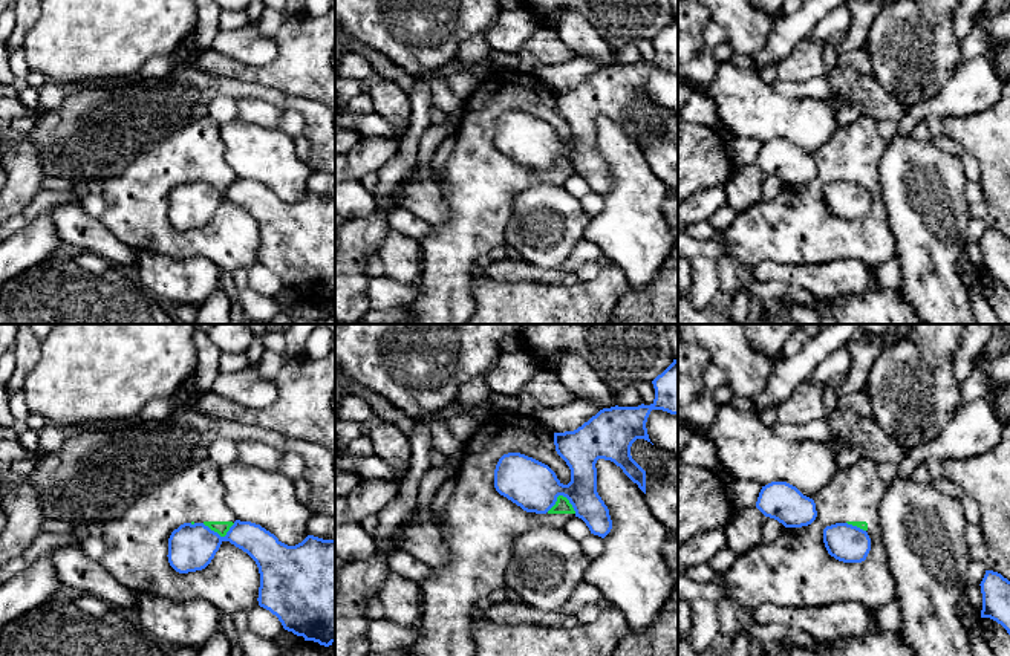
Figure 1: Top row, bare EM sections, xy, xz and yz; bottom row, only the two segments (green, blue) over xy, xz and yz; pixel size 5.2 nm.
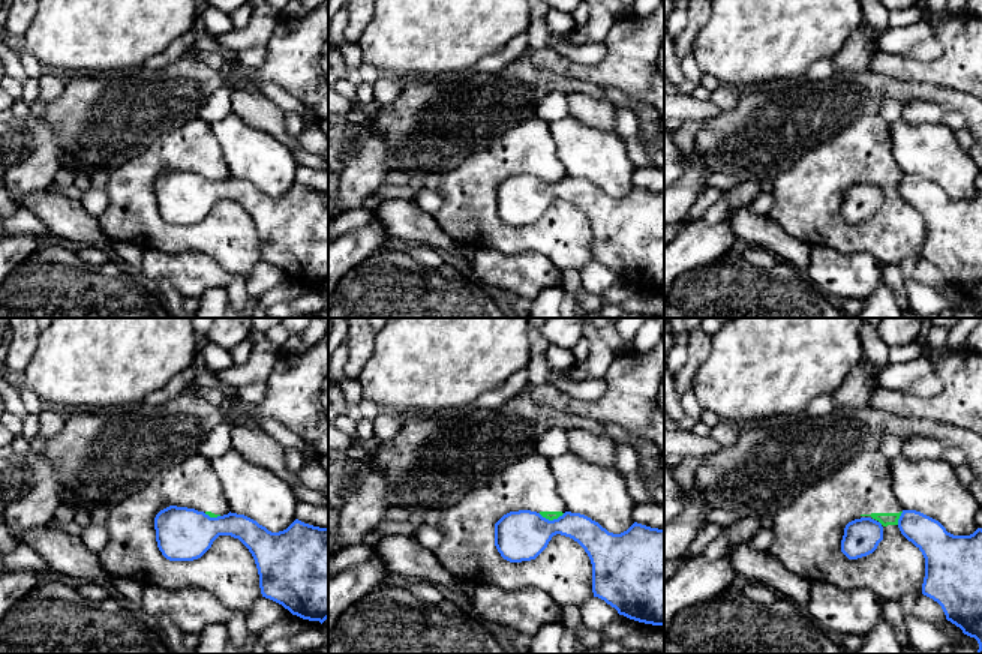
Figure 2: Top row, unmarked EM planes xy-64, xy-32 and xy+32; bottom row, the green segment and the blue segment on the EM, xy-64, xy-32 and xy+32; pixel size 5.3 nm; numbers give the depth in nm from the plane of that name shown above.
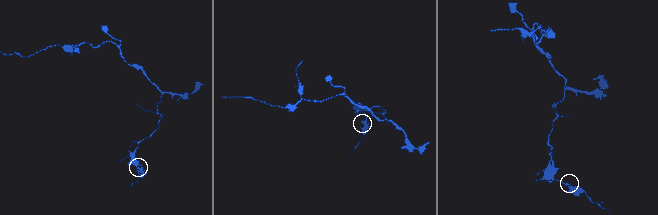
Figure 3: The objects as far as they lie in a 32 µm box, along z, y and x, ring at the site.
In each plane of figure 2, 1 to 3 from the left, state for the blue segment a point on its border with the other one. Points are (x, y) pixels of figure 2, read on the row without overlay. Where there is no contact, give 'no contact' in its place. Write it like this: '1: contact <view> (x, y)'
1: contact xy-64 (212, 180)
2: contact xy-32 (552, 183)
3: contact xy+32 (898, 182)

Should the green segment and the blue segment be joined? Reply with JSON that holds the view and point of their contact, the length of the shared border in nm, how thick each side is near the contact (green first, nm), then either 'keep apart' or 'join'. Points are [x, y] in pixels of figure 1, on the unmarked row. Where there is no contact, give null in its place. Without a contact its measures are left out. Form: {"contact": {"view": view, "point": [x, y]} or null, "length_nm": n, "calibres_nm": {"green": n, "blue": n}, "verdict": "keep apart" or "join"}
{"contact": {"view": "xz", "point": [562, 153]}, "length_nm": 160, "calibres_nm": {"green": 80, "blue": 260}, "verdict": "keep apart"}

